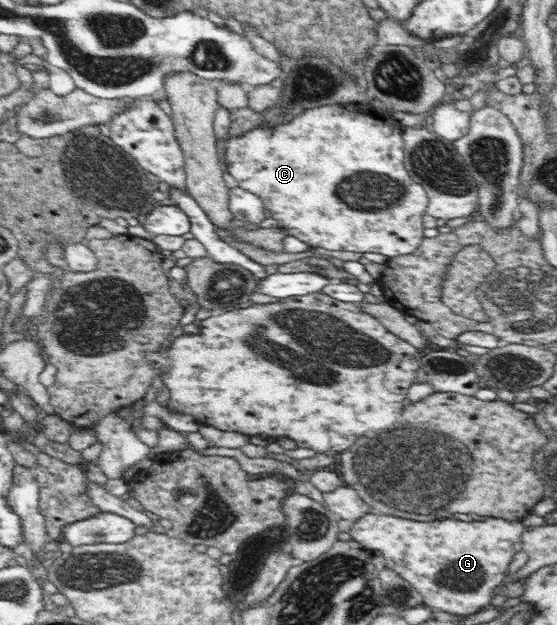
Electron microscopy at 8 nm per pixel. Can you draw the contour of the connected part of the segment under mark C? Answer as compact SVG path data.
M368 103L322 105L321 107L306 109L301 115L297 115L295 119L291 119L285 125L279 125L279 127L257 126L239 137L225 140L225 164L227 172L237 180L241 188L257 194L257 197L262 199L267 211L271 211L273 219L278 221L278 227L285 232L285 235L296 237L312 247L323 247L323 249L329 249L329 251L381 253L381 255L394 258L413 253L421 245L421 241L425 238L423 215L426 214L427 203L429 203L429 196L427 196L422 183L413 180L407 168L405 168L405 153L403 151L407 151L407 149L402 139L401 129L399 121L392 118L390 113L386 113L383 109L376 109Z

